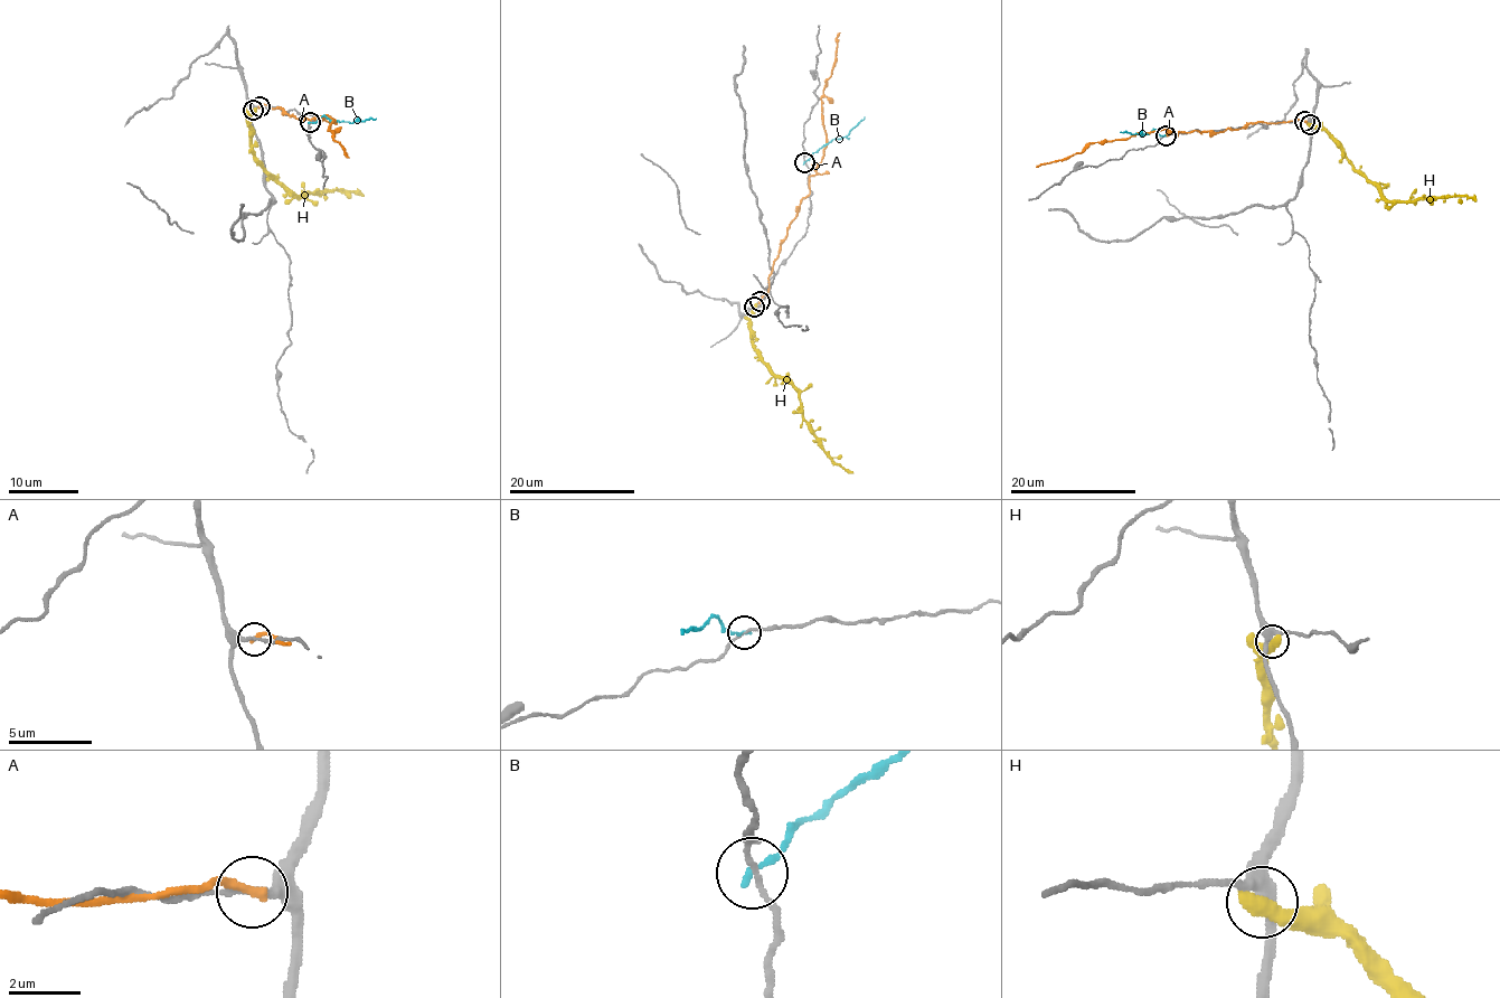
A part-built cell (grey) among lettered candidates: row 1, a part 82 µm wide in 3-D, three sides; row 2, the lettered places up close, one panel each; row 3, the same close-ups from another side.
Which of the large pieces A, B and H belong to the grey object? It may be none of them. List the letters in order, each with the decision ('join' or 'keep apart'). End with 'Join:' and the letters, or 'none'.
A: keep apart
B: keep apart
H: keep apart
Join: none

